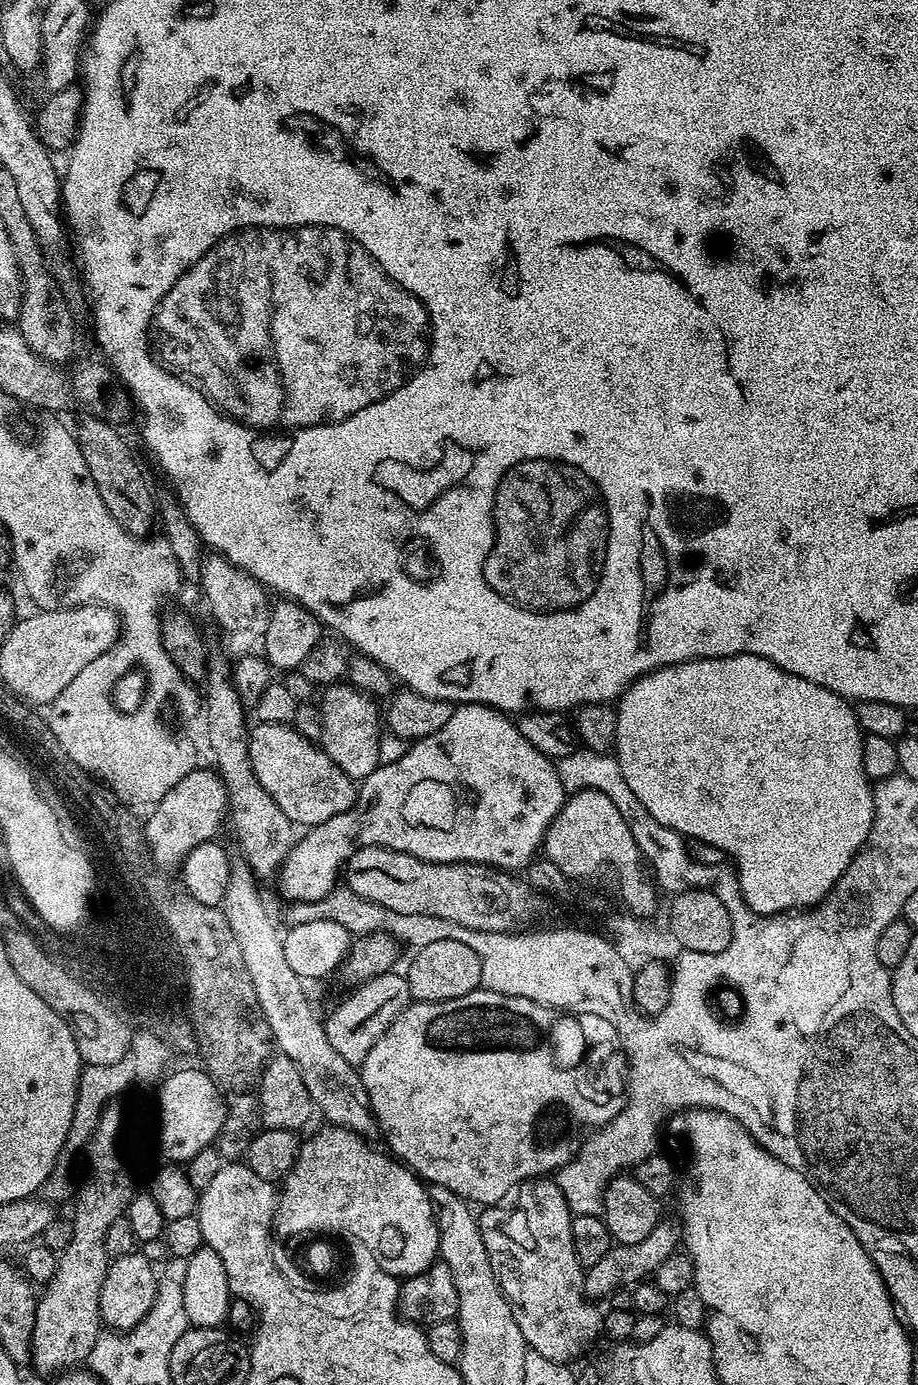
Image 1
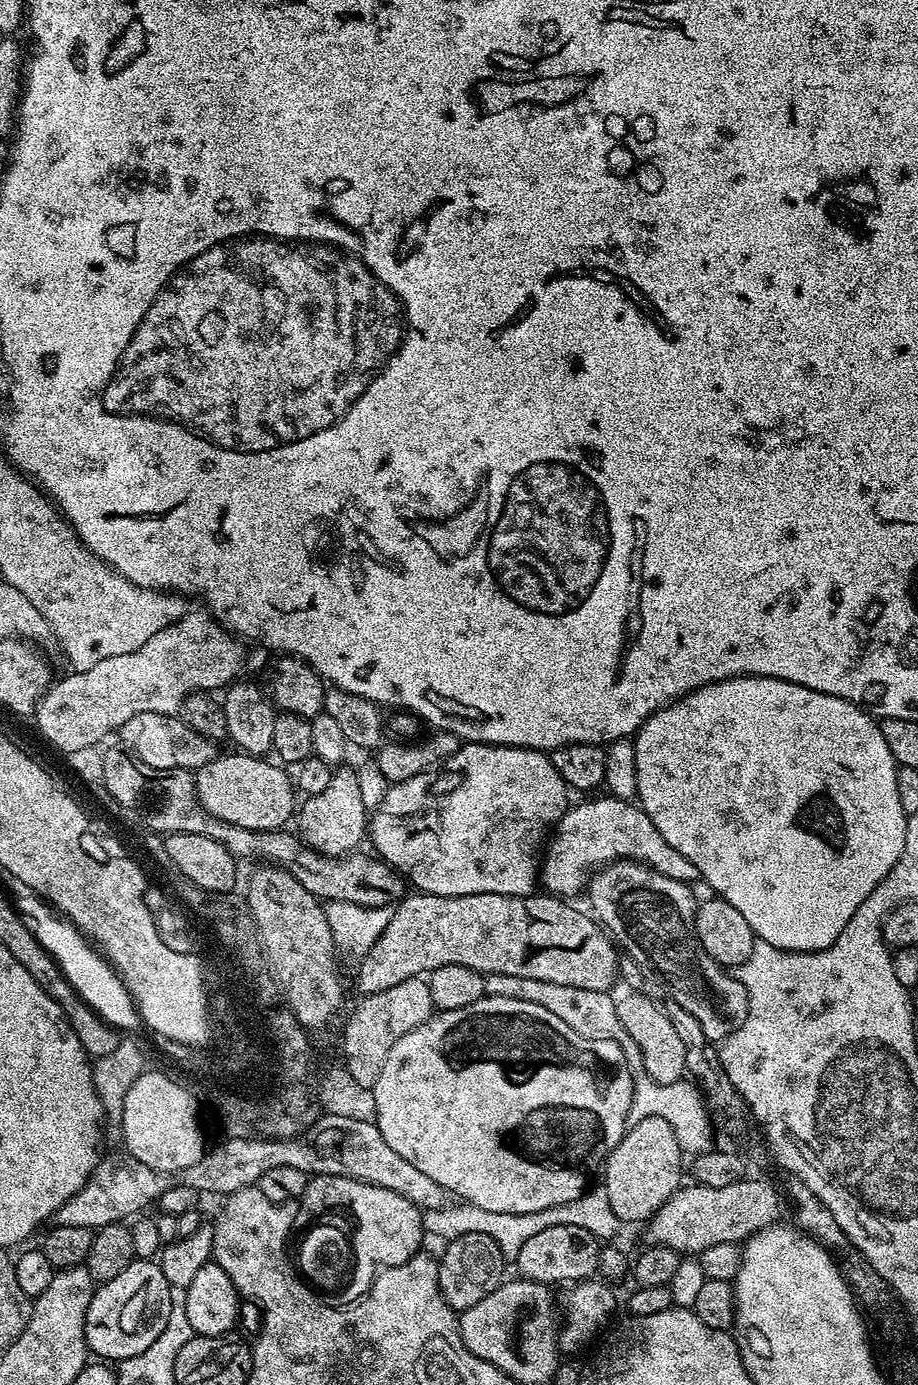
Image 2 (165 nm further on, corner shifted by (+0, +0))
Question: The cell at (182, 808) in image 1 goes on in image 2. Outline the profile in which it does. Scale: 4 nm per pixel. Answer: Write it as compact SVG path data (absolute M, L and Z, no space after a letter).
M220 754L216 760L204 765L195 773L196 797L200 805L213 816L227 824L237 824L249 828L251 832L270 832L285 827L288 819L293 819L293 781L279 763L259 755Z

